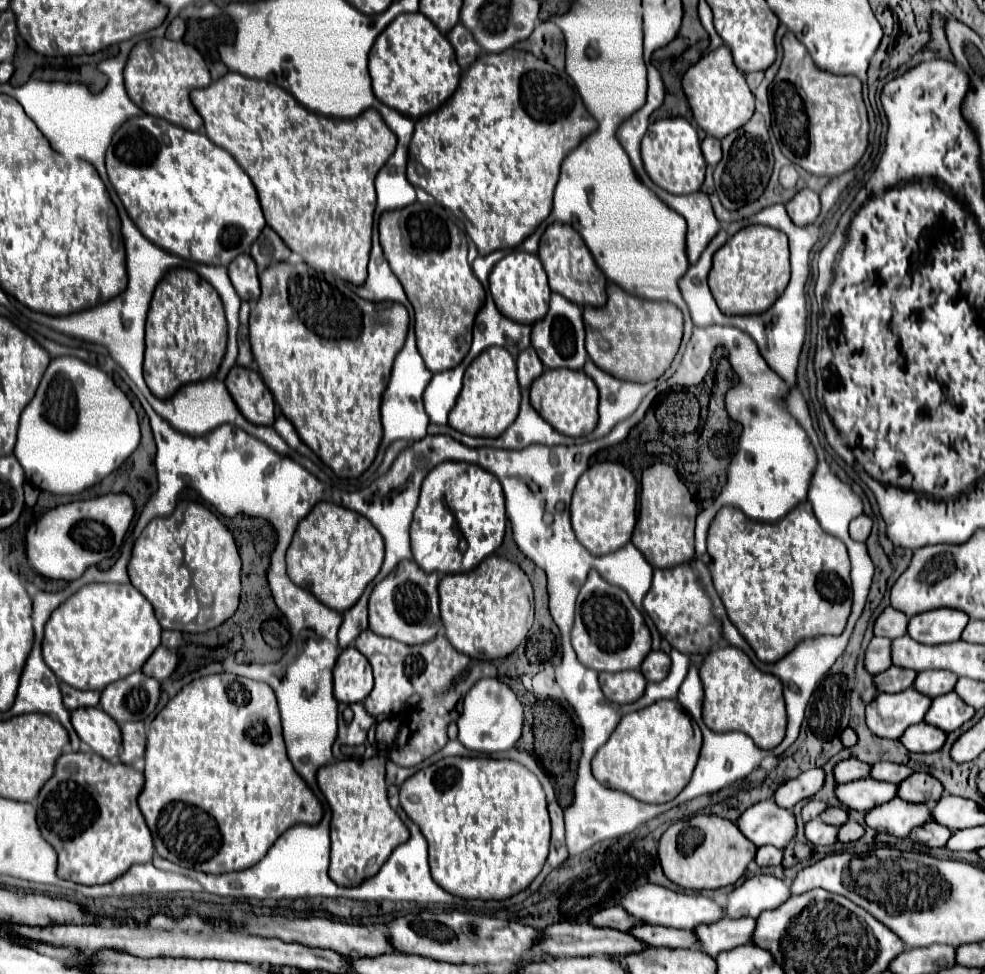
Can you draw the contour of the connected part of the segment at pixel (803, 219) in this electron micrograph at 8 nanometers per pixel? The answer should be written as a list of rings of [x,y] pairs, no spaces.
[[[803,189],[789,203],[785,203],[785,207],[787,207],[787,215],[793,219],[793,223],[809,225],[819,215],[819,195],[811,189]]]

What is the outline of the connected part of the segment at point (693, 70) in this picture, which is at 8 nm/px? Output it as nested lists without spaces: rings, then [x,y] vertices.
[[[725,45],[707,53],[695,65],[691,65],[681,79],[681,85],[695,123],[711,137],[723,139],[725,135],[737,131],[751,119],[755,111],[755,97],[751,95],[743,73],[733,65],[731,51]]]

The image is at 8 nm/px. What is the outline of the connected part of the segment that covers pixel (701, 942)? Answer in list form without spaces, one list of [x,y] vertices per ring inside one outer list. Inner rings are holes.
[[[723,917],[717,923],[695,927],[693,933],[697,935],[697,951],[705,951],[707,955],[717,955],[721,951],[747,945],[751,941],[755,929],[755,919],[741,917],[731,919]]]

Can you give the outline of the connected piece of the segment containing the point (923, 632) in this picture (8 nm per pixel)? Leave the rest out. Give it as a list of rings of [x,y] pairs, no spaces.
[[[931,609],[919,615],[913,615],[907,625],[911,639],[923,645],[941,645],[951,643],[961,637],[969,617],[959,609]]]

